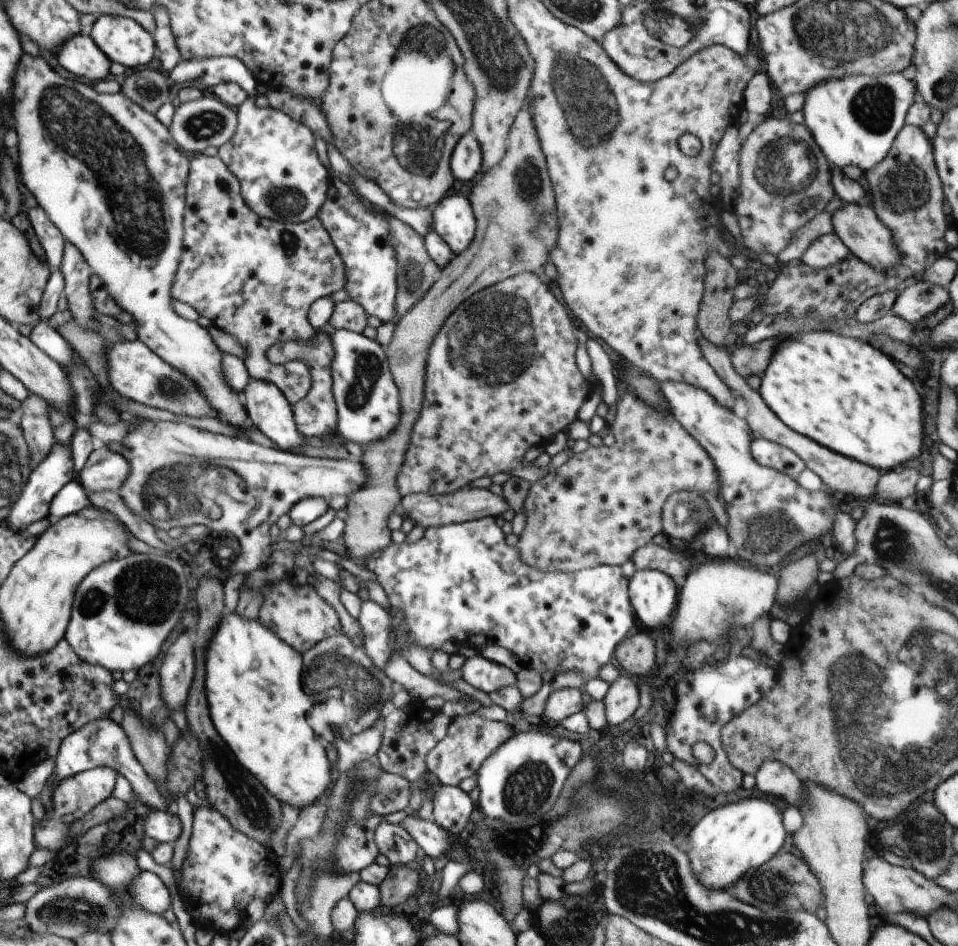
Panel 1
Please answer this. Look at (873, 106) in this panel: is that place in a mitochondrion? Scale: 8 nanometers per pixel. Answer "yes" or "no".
yes

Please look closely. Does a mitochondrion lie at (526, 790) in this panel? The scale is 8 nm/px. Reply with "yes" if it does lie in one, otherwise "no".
yes

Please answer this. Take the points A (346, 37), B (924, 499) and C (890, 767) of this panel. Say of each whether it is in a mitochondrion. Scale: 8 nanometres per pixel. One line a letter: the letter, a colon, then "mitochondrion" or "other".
A: other
B: other
C: mitochondrion

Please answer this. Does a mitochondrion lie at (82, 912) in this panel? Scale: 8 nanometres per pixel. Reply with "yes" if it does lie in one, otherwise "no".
yes

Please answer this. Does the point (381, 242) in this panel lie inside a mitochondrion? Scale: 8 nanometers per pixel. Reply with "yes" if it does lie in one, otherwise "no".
no

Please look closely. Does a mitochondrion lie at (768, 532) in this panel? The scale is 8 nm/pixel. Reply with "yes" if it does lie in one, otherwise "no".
yes

